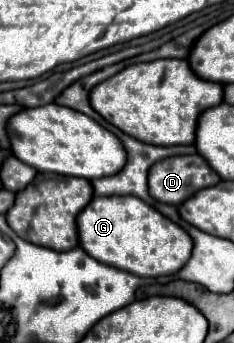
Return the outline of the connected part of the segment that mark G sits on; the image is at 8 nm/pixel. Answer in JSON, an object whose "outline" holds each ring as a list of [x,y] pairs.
{"outline":[[[132,195],[94,197],[76,217],[76,229],[80,247],[88,251],[88,255],[138,277],[172,275],[180,271],[192,253],[192,239],[180,225]]]}

